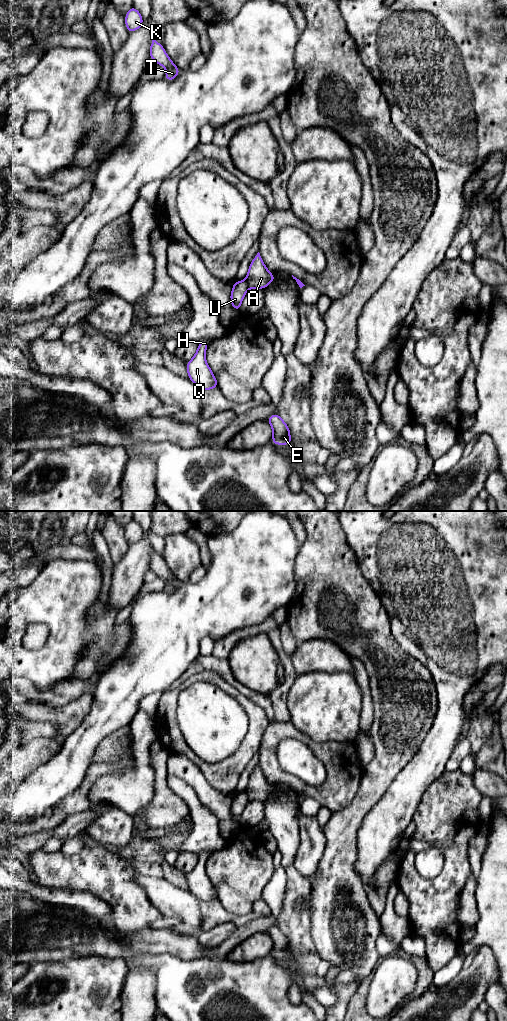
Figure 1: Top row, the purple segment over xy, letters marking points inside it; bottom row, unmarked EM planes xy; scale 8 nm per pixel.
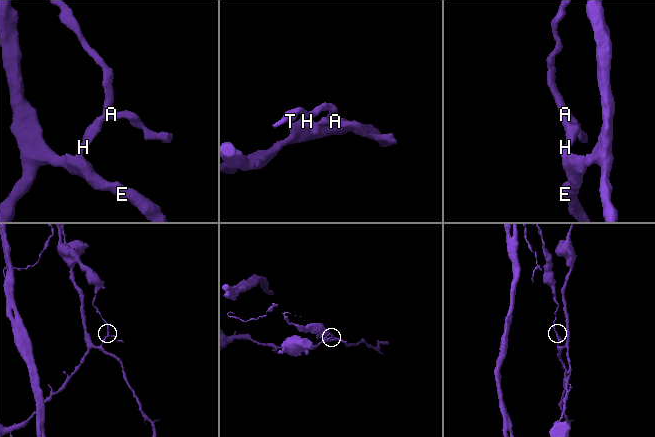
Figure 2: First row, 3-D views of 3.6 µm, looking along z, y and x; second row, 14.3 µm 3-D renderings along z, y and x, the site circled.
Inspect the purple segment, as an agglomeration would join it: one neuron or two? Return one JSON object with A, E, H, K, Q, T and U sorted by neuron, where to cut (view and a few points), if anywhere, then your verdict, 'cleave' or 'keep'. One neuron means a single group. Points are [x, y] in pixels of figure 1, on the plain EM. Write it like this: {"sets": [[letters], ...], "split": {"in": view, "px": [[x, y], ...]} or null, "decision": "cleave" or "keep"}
{"sets": [["A", "K", "T"], ["E", "H", "Q", "U"]], "split": {"in": "xy", "px": [[244, 792], [249, 800]]}, "decision": "cleave"}

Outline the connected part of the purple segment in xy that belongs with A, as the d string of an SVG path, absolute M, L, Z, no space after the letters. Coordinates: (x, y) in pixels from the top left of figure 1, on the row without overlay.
M260 765L254 769L248 780L245 793L249 801L259 800L264 802L276 789L266 780Z

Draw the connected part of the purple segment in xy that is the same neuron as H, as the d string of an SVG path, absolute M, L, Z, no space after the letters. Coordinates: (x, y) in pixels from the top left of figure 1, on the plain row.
M208 852L198 856L194 869L186 874L188 889L199 901L213 902L218 899L217 891L206 874L205 864L209 857Z

